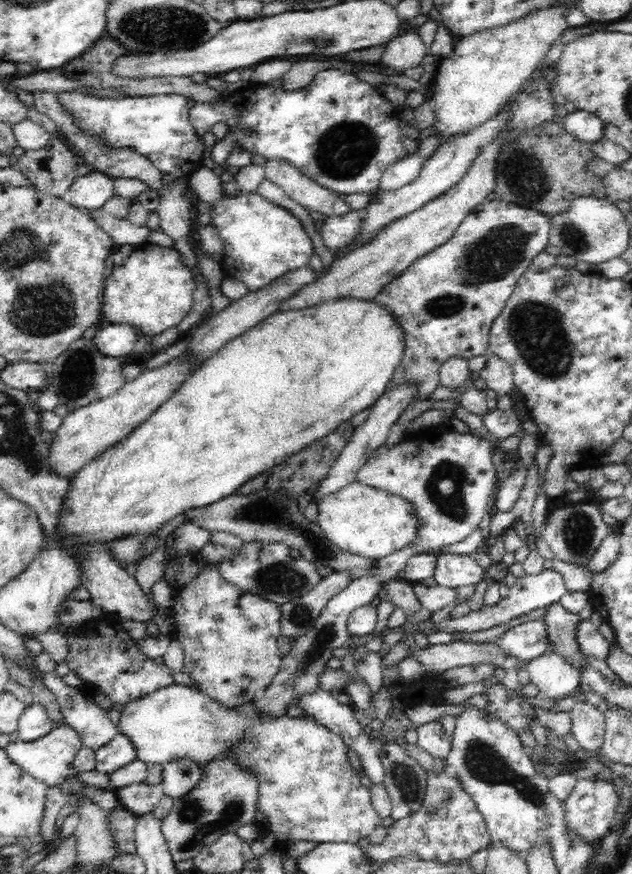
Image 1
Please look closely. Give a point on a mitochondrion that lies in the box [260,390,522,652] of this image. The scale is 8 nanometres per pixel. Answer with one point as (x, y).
(444, 488)

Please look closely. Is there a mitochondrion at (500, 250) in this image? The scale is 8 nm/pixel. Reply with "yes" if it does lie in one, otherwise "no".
yes

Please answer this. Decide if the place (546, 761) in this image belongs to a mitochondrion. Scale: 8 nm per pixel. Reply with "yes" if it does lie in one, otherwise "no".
yes

